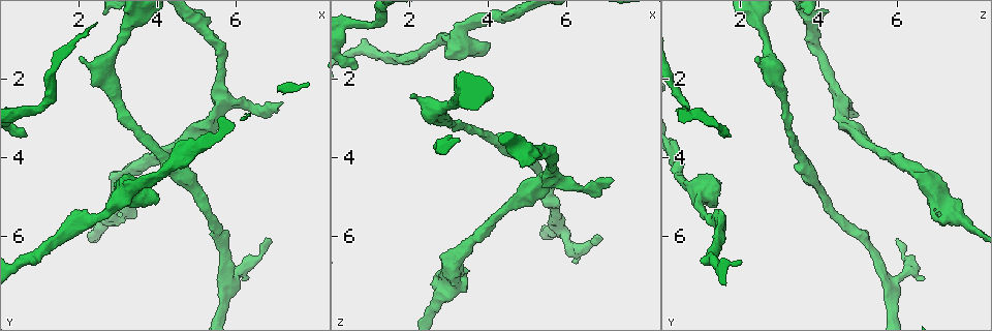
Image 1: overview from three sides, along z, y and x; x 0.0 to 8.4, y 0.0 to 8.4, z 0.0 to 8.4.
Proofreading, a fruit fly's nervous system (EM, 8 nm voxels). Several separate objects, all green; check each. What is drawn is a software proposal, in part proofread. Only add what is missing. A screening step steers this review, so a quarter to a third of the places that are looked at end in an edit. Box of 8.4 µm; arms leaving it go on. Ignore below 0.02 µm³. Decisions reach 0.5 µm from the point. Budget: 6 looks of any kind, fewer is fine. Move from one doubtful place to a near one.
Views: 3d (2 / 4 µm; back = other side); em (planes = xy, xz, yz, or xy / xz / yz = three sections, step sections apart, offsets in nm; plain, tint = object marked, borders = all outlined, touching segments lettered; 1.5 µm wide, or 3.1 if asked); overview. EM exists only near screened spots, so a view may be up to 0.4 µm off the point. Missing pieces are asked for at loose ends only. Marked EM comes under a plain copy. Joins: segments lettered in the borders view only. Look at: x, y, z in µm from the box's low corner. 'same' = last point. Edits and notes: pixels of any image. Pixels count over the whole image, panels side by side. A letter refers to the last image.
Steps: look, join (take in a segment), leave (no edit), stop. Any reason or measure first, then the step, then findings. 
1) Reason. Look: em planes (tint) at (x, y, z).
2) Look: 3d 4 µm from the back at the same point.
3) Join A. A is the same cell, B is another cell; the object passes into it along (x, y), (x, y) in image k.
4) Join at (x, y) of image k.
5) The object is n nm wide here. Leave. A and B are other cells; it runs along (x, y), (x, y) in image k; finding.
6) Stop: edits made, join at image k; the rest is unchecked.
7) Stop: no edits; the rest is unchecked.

Look: em planes (borders) at (3.40, 5.50, 7.35).

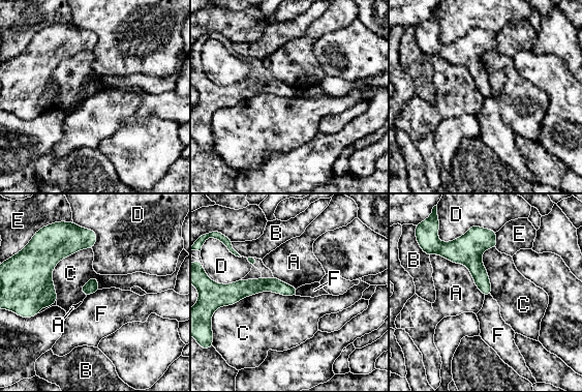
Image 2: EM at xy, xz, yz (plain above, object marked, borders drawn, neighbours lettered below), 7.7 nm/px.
Leave. A, B, C, D, E and F are other cells; it runs along (227, 288), (277, 285), (294, 292) in image 2; none of them fits.

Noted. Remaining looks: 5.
Free end. Look: 3d 4 µm at (0.65, 3.40, 1.75).

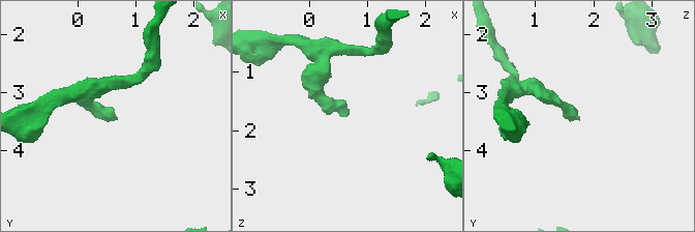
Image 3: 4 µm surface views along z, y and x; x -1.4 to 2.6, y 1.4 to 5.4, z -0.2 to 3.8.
Look: em planes (borders) at (0.65, 3.45, 1.75).

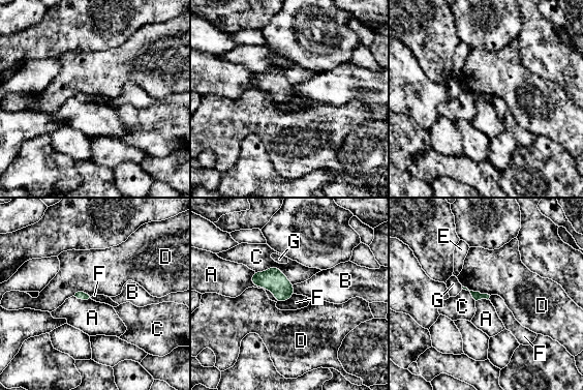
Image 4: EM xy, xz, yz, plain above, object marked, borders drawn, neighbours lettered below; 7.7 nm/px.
The longest contact is with C, 320 nm. Leave. A, B, C, D, E, F and G are other cells; no lettered segment goes on from it.

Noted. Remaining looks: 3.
Free end. Look: em xy step 4 (borders) at (2.05, 1.50, 2.45).

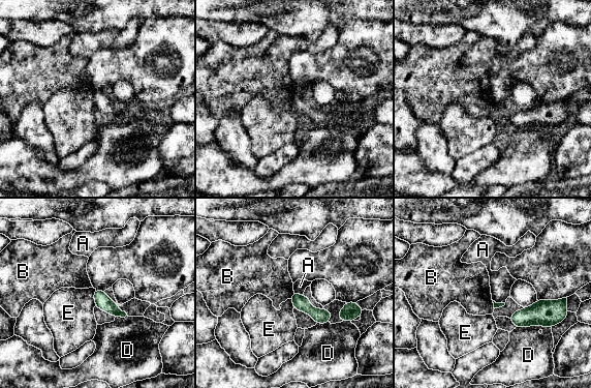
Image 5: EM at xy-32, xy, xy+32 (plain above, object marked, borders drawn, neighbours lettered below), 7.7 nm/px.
Leave. A, B, D and E are other cells; a border runs along (95, 289), (94, 305) in image 5; none of them fits.

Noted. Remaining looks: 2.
Stop: no edits; the rest is unchecked.

